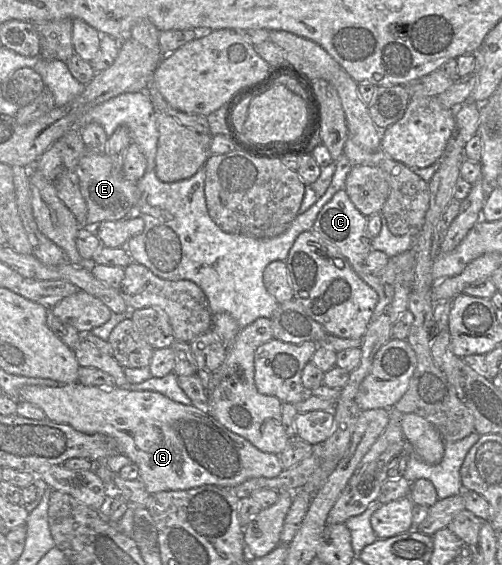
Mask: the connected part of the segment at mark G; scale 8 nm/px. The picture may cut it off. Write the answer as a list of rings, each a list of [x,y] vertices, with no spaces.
[[[70,383],[59,387],[25,385],[18,398],[41,408],[46,418],[56,423],[114,438],[118,452],[137,466],[138,478],[149,494],[202,485],[230,488],[251,478],[274,478],[283,471],[279,455],[260,451],[226,429],[208,411],[175,402],[159,392]]]

